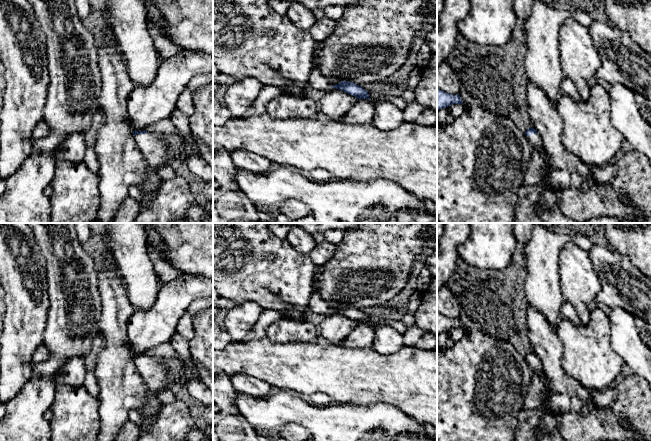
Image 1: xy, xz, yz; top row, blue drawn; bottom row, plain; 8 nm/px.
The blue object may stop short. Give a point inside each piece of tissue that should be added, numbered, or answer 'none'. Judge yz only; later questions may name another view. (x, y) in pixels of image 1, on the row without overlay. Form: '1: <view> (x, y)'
1: yz (549, 421)

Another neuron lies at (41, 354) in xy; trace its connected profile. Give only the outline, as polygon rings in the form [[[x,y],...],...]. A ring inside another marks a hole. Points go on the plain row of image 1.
[[[41,344],[35,351],[32,357],[33,363],[39,363],[39,362],[45,362],[49,358],[49,350],[48,348],[43,344]]]

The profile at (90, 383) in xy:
[[[89,371],[86,375],[83,385],[87,391],[94,397],[98,398],[99,385],[94,371]]]

